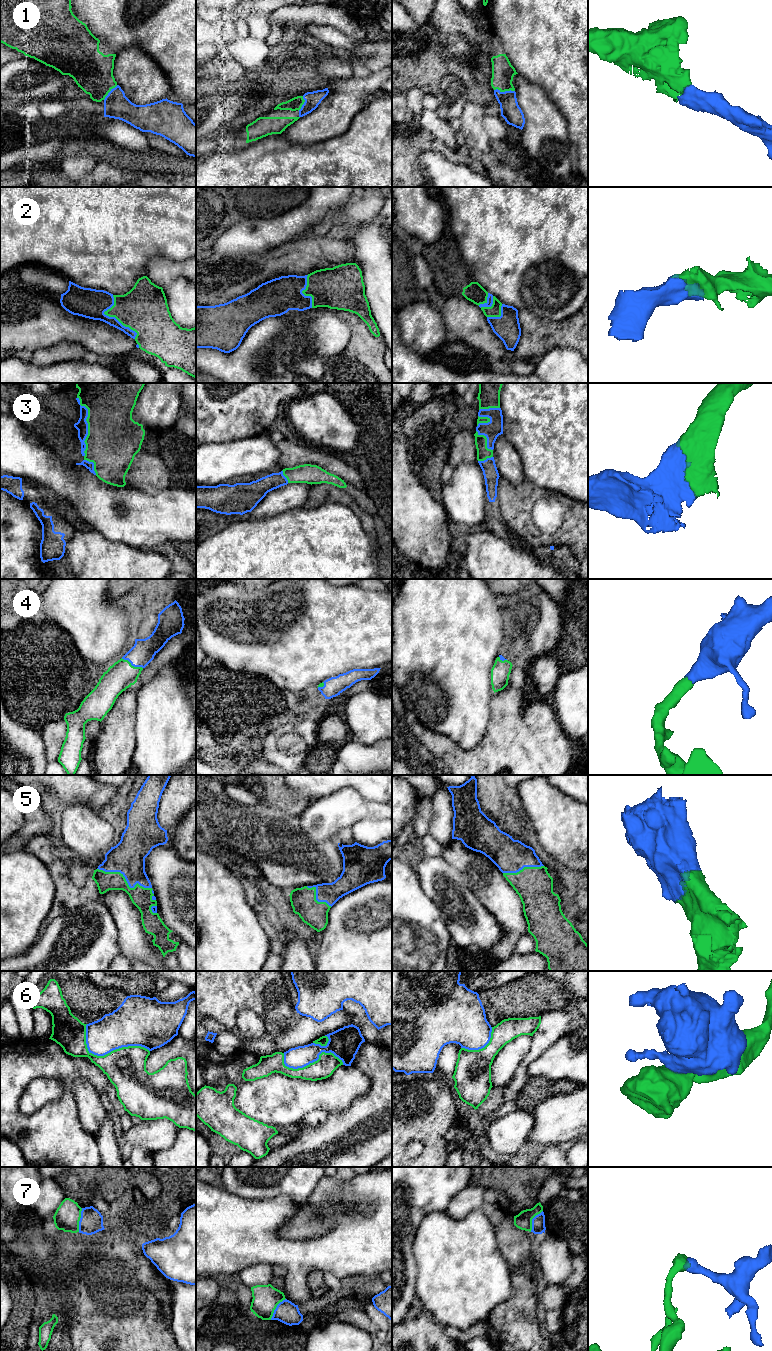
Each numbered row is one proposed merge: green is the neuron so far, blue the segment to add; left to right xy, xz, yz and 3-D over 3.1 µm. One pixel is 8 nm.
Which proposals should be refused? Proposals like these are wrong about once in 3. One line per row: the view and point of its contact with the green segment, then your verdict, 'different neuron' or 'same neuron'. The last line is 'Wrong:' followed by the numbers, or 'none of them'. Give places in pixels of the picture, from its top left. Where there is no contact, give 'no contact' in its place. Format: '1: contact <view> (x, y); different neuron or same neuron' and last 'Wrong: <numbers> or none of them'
1: contact yz (504, 91); same neuron
2: contact xy (113, 316); same neuron
3: contact xy (88, 426); same neuron
4: contact xy (131, 665); same neuron
5: contact xy (128, 886); same neuron
6: contact xy (106, 1054); different neuron
7: contact xy (79, 1220); different neuron
Wrong: 6, 7

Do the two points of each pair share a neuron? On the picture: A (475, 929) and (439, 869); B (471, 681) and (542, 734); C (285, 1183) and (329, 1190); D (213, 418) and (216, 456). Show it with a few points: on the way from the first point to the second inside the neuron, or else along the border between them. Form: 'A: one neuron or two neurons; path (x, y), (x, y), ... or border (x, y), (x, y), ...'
A: one neuron; path (475, 913), (465, 893), (455, 881)
B: two neurons; border (494, 693), (491, 699), (490, 717), (488, 719)
C: two neurons; border (322, 1177), (306, 1200)
D: two neurons; border (238, 438), (206, 443)

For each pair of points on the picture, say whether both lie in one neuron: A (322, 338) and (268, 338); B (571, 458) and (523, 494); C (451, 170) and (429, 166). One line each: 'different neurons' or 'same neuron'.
A: same neuron
B: different neurons
C: same neuron

